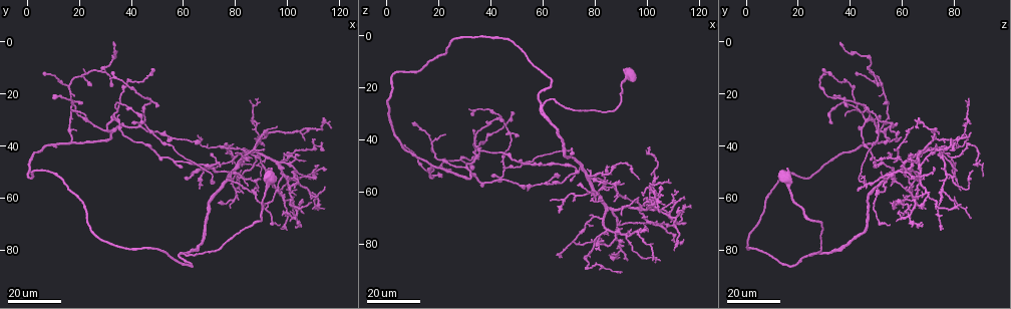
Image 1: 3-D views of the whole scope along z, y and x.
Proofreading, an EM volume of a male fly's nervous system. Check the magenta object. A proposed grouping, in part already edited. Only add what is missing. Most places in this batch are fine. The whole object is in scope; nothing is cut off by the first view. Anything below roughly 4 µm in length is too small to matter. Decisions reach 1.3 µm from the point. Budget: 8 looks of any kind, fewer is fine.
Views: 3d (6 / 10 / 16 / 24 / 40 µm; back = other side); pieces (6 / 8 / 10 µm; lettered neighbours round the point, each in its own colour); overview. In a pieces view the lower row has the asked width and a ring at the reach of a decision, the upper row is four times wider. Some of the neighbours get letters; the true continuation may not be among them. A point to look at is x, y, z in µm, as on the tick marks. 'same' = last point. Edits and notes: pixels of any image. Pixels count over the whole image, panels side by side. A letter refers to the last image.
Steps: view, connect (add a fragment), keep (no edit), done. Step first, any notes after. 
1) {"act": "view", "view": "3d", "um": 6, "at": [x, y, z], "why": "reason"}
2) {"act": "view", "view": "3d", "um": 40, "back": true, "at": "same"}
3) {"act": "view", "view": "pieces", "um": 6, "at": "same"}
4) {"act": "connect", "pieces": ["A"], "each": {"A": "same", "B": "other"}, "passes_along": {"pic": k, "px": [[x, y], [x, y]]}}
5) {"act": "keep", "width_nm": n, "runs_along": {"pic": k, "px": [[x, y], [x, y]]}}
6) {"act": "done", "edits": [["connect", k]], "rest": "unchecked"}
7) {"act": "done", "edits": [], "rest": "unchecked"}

{"act": "view", "view": "3d", "um": 24, "at": [67, 56, 68], "why": "tapers out"}

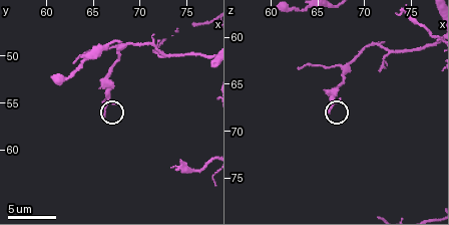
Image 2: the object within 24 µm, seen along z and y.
{"act": "view", "view": "pieces", "um": 8, "at": [66.0, 56.2, 68.0]}

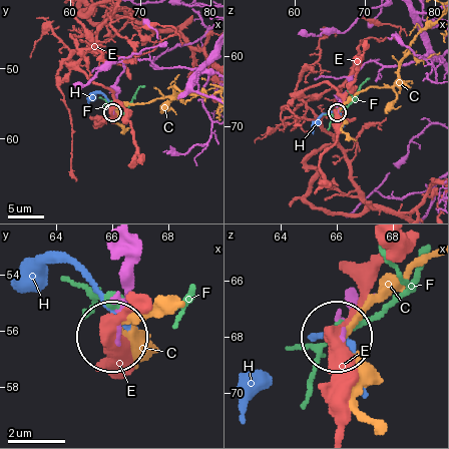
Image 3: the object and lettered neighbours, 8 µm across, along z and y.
{"act": "keep", "each": {"C": "other", "E": "other", "F": "other", "H": "other"}, "found": "no lettered fragment goes on from it"}

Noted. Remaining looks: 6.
{"act": "view", "view": "pieces", "um": 8, "at": [63.0, 50.6, 63.4], "why": "branch stops here"}

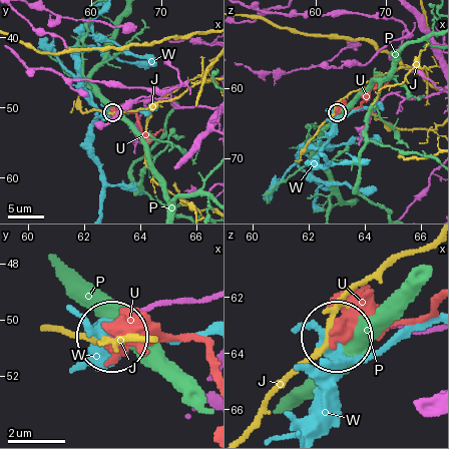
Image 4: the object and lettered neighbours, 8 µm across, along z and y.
{"act": "keep", "width_nm": 150, "each": {"J": "other", "P": "other", "U": "other", "W": "other"}, "runs_along": {"pic": 4, "px": [[204, 301], [147, 306], [113, 337]]}, "found": "none of them fits"}

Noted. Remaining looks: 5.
{"act": "view", "view": "3d", "um": 24, "at": [71, 43, 55], "why": "branch stops here"}

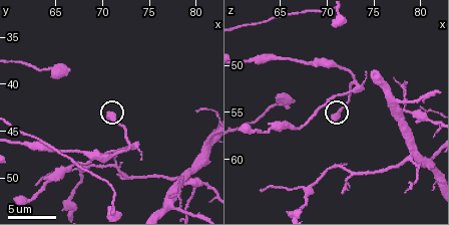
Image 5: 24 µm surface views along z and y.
{"act": "view", "view": "pieces", "um": 10, "at": [70.8, 43.0, 55.8], "why": "what lies round it"}

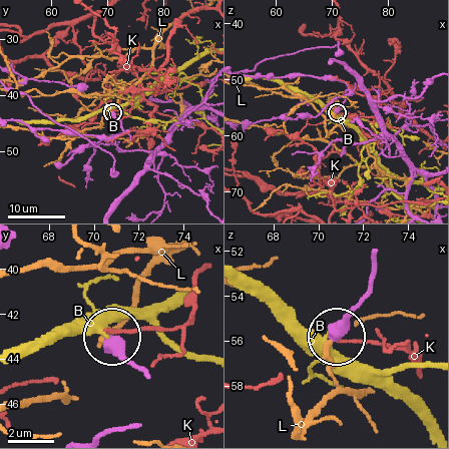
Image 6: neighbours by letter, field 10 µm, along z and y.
{"act": "keep", "width_nm": 470, "each": {"B": "other", "K": "other", "L": "other"}, "found": "no lettered fragment goes on from it"}

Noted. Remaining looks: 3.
{"act": "view", "view": "3d", "um": 16, "at": [93, 35, 87], "why": "an open end"}

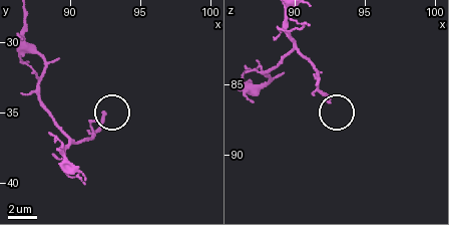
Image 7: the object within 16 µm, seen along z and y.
{"act": "view", "view": "pieces", "um": 6, "at": [92.4, 35.0, 86.2], "why": "see the neighbours"}

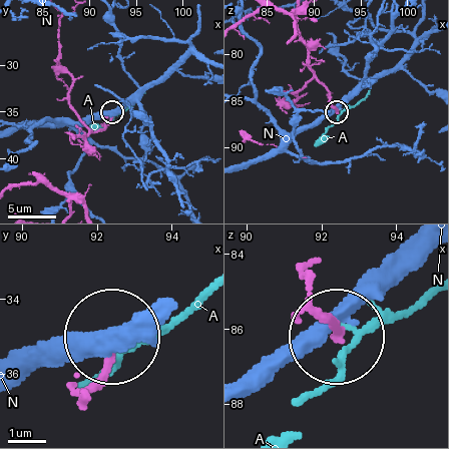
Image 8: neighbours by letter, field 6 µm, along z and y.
{"act": "keep", "each": {"A": "other", "N": "other"}, "runs_along": {"pic": 8, "px": [[83, 397], [109, 342]]}, "found": "no lettered fragment goes on from it"}

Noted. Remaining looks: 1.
{"act": "done", "edits": [], "rest": "unchecked"}

